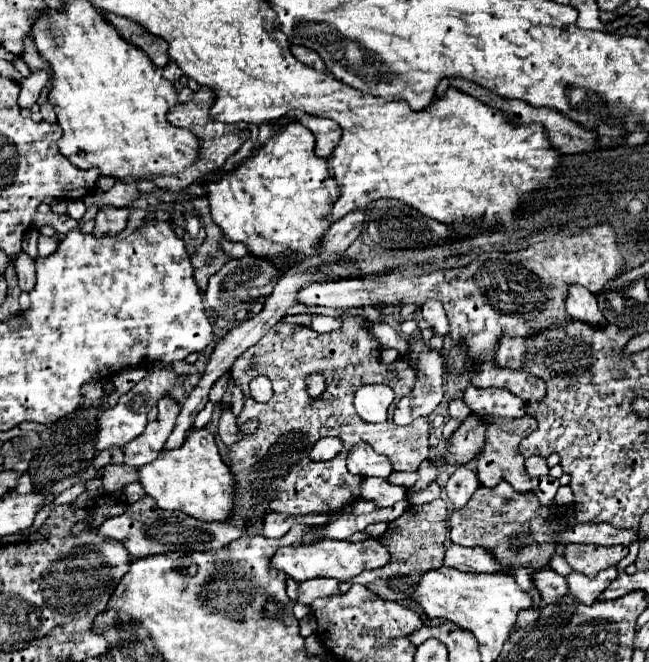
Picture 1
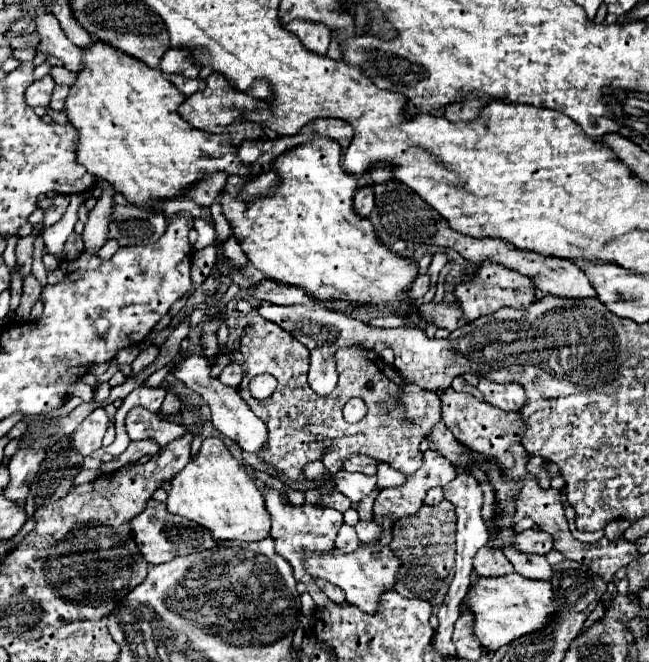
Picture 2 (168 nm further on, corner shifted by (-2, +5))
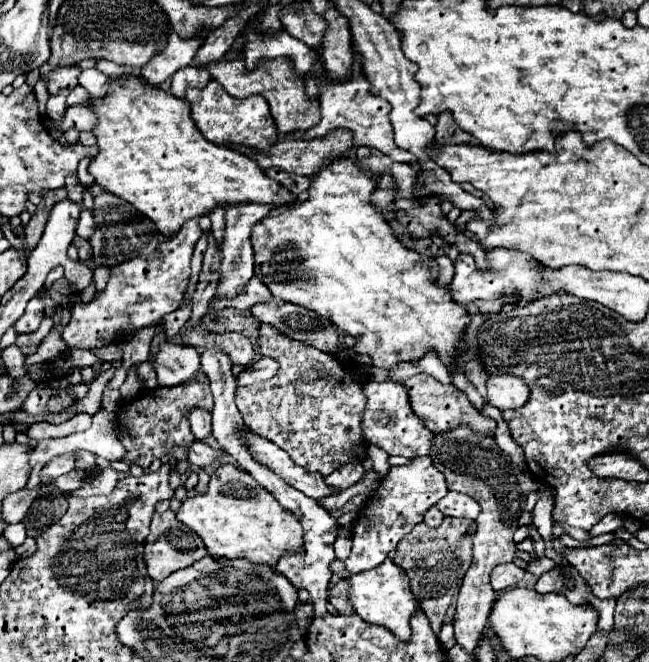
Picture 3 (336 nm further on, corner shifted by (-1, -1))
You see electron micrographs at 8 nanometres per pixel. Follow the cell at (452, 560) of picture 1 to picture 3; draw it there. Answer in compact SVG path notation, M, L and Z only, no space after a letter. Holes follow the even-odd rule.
M502 563L492 571L492 587L494 591L504 591L516 587L524 577L524 569L514 563Z

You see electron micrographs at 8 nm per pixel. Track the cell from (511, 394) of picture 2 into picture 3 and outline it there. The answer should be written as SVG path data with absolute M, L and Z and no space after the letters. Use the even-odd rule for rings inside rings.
M492 375L488 379L488 401L500 411L520 409L528 397L528 385L516 375Z

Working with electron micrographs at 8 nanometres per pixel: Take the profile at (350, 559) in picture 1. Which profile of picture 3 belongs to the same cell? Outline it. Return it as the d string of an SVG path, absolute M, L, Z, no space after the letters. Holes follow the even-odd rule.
M386 559L382 565L370 571L362 571L362 575L348 577L348 581L350 581L350 603L364 621L390 629L400 641L412 639L410 619L418 613L420 603L416 595L410 591L408 575L400 567L396 567L390 559Z

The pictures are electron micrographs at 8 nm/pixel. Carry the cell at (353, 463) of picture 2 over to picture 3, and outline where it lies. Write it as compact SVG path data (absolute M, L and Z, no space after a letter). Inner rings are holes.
M348 463L346 467L340 467L332 475L328 475L326 485L330 485L334 491L342 491L342 489L348 489L350 485L358 483L362 475L364 475L364 467L360 463Z

